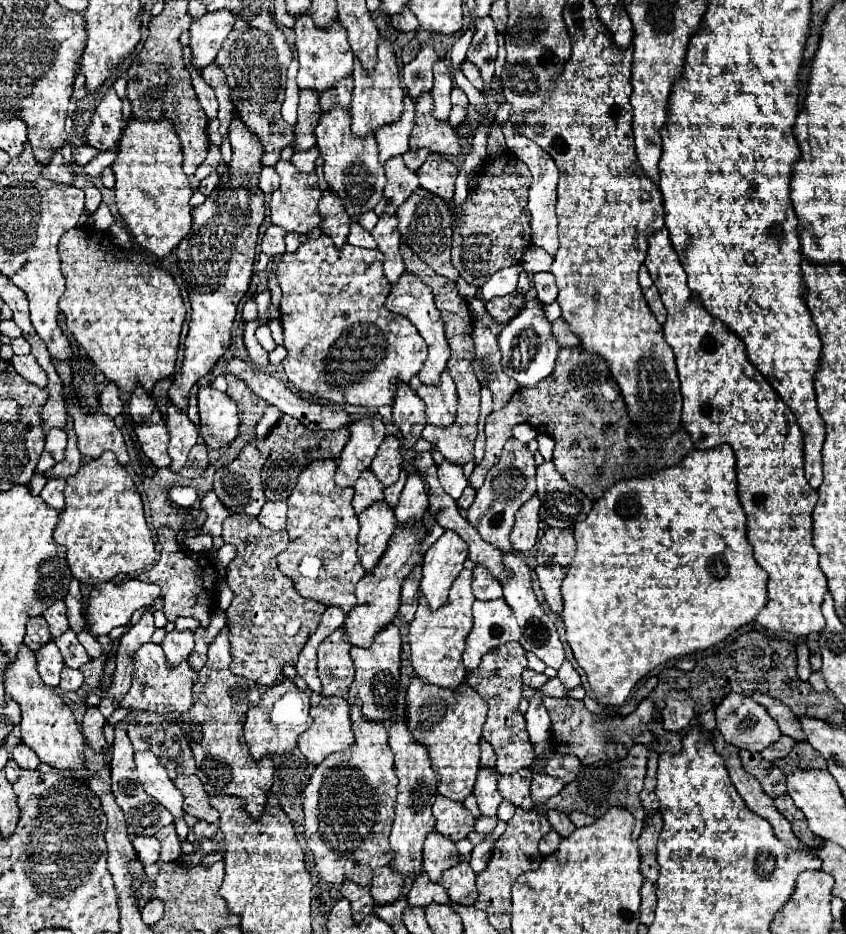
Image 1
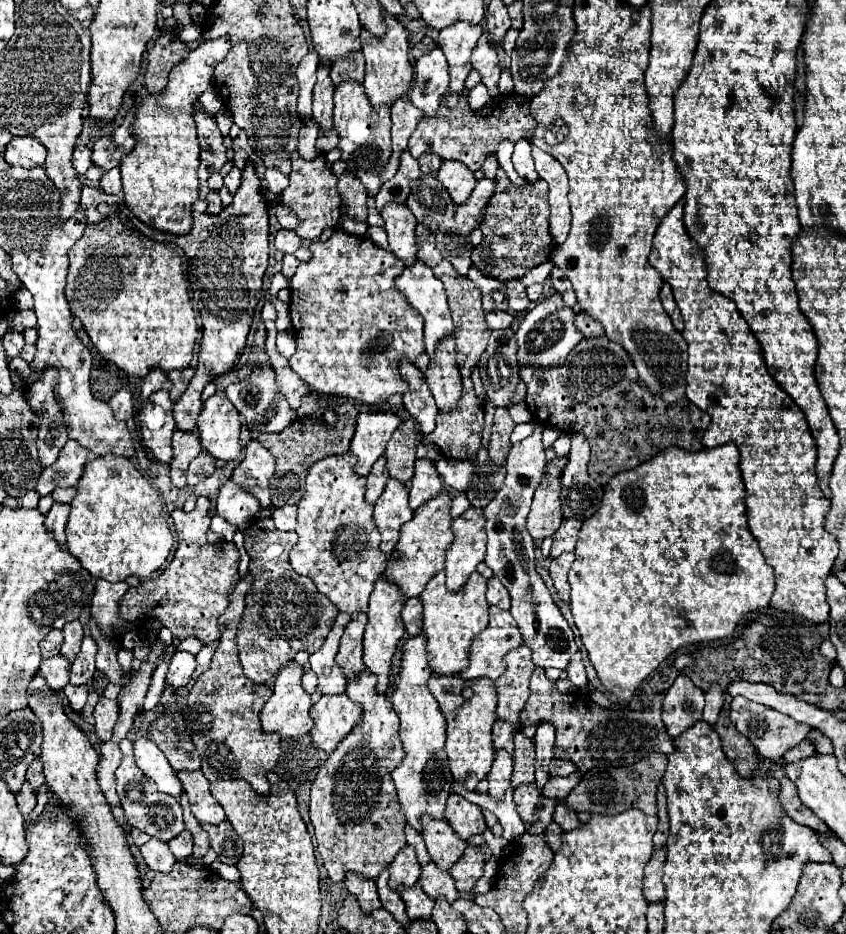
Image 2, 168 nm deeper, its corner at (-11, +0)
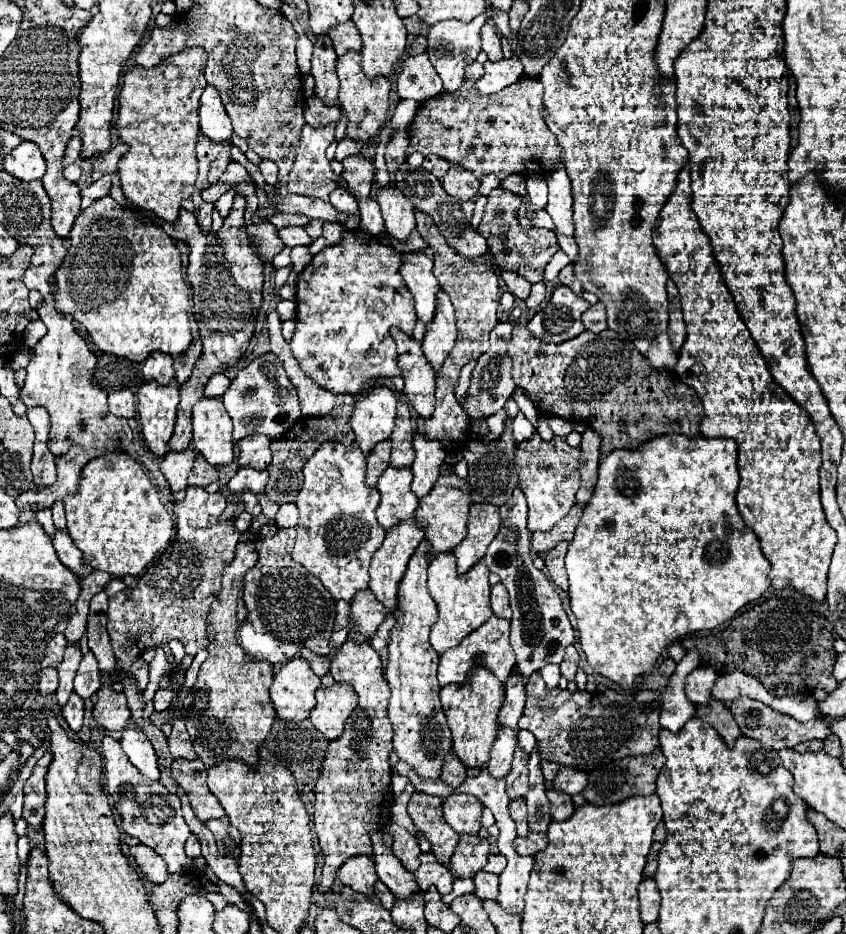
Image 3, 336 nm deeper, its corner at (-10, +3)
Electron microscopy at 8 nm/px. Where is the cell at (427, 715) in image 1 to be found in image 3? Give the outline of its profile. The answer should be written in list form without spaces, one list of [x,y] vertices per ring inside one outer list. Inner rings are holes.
[[[477,667],[469,677],[457,685],[447,685],[441,689],[441,705],[453,733],[453,753],[463,761],[465,767],[481,767],[489,761],[491,745],[497,737],[497,713],[505,699],[505,685],[493,677],[485,667]]]

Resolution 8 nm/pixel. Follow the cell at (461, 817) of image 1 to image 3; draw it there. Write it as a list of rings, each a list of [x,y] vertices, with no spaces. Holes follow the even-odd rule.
[[[451,793],[443,803],[445,821],[457,831],[457,833],[471,833],[477,835],[481,827],[481,801],[473,795],[465,793]]]

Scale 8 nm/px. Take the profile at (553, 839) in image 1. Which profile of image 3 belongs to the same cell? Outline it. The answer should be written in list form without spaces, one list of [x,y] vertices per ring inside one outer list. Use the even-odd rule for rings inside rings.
[[[529,833],[527,837],[515,839],[515,851],[519,855],[535,855],[547,847],[547,835],[545,833]]]

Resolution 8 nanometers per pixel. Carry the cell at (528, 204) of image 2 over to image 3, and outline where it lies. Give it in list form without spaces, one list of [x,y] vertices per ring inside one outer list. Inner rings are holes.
[[[501,187],[493,189],[489,199],[487,199],[487,205],[485,205],[485,213],[483,213],[483,219],[477,227],[477,231],[485,237],[487,241],[487,247],[489,247],[489,253],[495,261],[495,265],[499,269],[511,269],[515,273],[519,273],[521,277],[525,277],[529,283],[539,283],[543,281],[543,271],[545,271],[545,265],[551,261],[553,253],[559,249],[557,245],[557,237],[553,231],[549,229],[529,229],[525,231],[519,221],[517,221],[517,209],[521,205],[521,197],[519,195],[513,195],[511,191],[505,191]]]

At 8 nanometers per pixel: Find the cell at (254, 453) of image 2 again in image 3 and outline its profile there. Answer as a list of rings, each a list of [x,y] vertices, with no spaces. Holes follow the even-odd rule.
[[[249,435],[239,441],[239,459],[237,463],[241,467],[253,467],[253,469],[265,469],[271,461],[271,439],[265,435]]]

